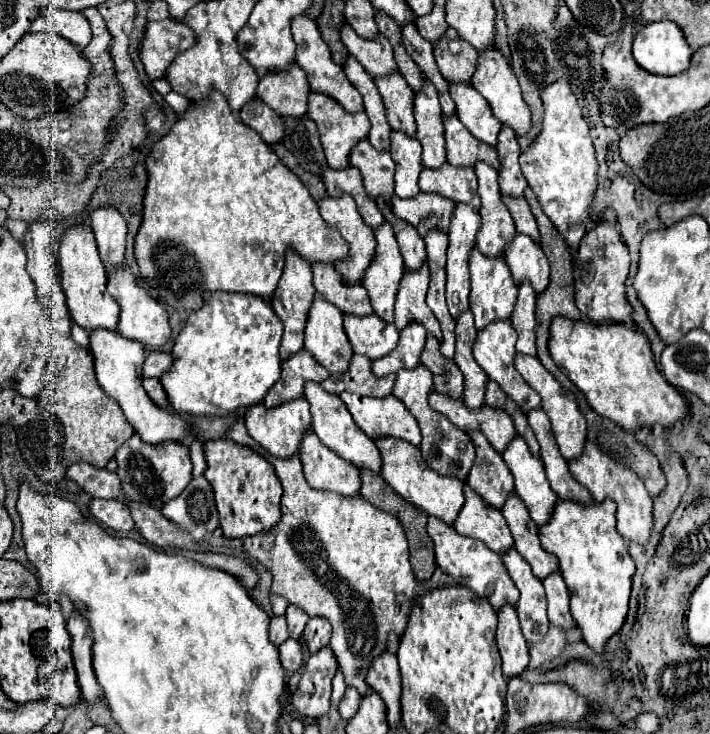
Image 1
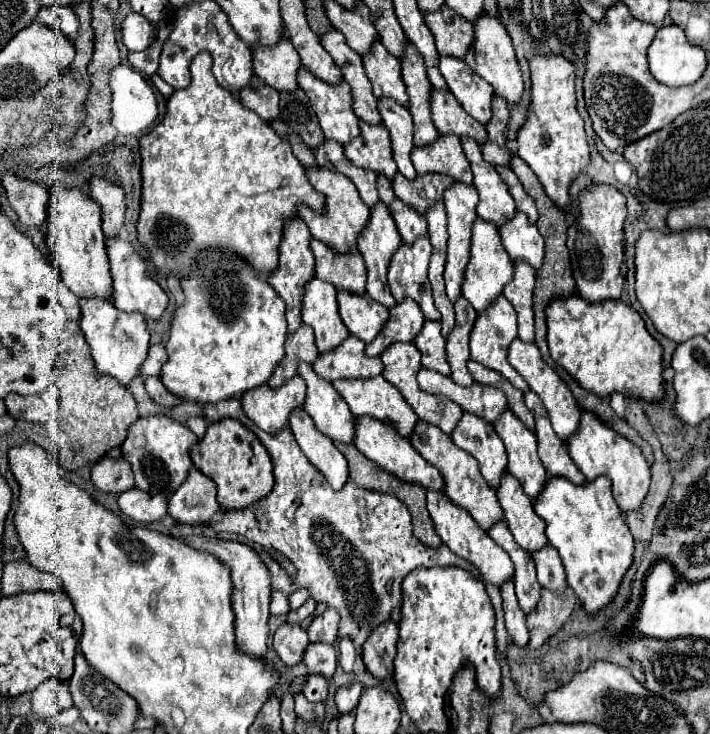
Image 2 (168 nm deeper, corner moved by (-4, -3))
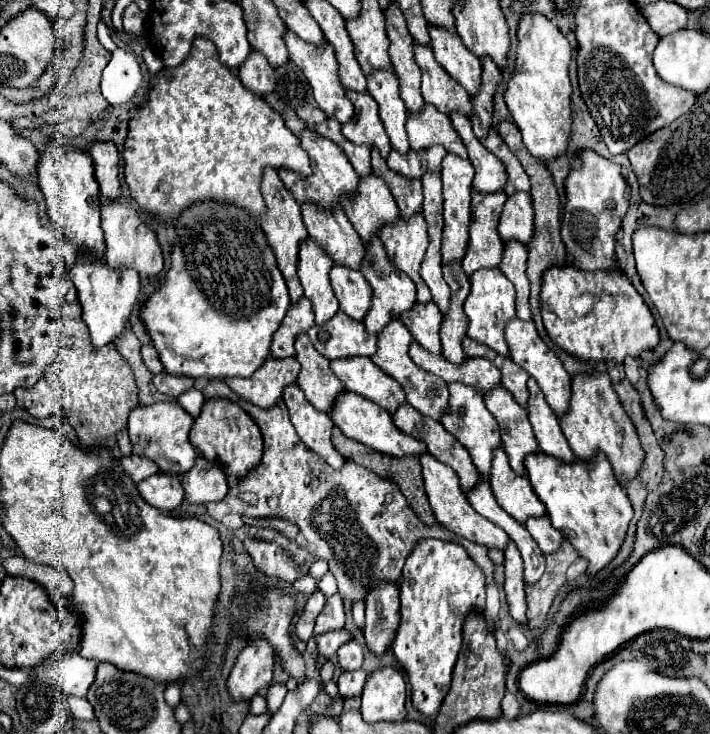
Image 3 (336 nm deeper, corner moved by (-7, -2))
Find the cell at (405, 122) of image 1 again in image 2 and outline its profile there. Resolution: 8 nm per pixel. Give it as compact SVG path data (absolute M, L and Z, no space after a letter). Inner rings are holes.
M375 41L371 51L361 55L365 73L373 85L373 95L375 97L393 97L397 99L403 107L407 107L407 91L405 83L401 79L401 63L397 57L393 57L385 47Z

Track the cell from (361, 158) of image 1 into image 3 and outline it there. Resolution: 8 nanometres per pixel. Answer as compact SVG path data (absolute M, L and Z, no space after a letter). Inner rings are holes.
M350 90L346 94L354 104L354 116L348 124L342 126L342 134L356 146L358 144L376 146L382 158L386 160L392 148L390 148L390 140L384 130L384 124L380 122L380 114L374 98L370 98L370 94L358 94Z

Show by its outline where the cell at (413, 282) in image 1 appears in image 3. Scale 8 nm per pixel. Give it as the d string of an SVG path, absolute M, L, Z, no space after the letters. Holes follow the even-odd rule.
M416 214L412 222L404 222L400 218L398 224L386 226L386 230L380 232L380 240L384 244L388 260L408 274L418 290L418 302L432 302L430 290L420 278L420 262L424 260L426 248L428 248L428 230L426 220L422 214Z

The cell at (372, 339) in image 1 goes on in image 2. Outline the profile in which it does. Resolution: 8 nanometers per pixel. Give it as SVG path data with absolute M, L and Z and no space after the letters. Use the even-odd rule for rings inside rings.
M339 289L337 303L339 303L339 315L349 333L365 343L369 343L377 335L377 331L381 331L385 319L389 317L387 307L373 301L367 293L355 295L345 289Z

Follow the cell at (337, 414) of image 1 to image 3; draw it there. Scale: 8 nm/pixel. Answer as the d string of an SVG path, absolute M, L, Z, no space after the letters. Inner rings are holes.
M306 334L296 340L296 360L302 364L298 378L300 390L306 394L306 400L320 412L330 414L334 402L344 392L342 382L332 374L330 360L318 354Z

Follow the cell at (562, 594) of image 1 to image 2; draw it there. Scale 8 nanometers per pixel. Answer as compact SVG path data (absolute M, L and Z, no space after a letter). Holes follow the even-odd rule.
M545 545L543 549L533 553L533 561L537 565L537 579L543 587L551 591L565 591L567 581L565 581L565 569L559 559L559 553L553 545Z

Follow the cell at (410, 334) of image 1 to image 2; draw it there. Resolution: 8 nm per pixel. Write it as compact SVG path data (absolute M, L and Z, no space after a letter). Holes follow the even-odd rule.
M403 299L401 303L393 305L389 309L389 319L385 323L385 327L377 333L377 337L365 345L365 353L369 357L381 355L381 351L385 347L389 347L389 343L395 341L409 341L413 343L413 335L417 335L417 331L421 329L423 323L423 315L417 303L413 303L413 299Z

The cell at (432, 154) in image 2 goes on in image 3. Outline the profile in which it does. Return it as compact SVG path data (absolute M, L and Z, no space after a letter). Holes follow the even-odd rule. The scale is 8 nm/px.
M424 106L420 116L408 116L408 140L410 140L410 148L416 150L426 150L432 146L444 146L448 154L456 154L460 158L468 158L466 148L460 140L460 136L456 134L452 120L442 114L440 110L436 110L434 106Z

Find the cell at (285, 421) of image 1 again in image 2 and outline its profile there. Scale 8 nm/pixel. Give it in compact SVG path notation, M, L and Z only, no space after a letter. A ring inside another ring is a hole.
M299 375L277 389L265 383L253 391L245 391L245 395L241 397L241 405L247 417L269 433L281 431L281 427L289 423L289 413L301 407L303 401L305 381Z

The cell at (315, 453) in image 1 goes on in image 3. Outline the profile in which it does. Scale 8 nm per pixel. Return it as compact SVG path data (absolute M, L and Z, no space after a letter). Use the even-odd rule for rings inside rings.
M294 384L284 390L284 402L290 412L290 420L296 428L296 434L300 440L318 456L326 460L328 466L340 468L344 466L344 456L336 452L336 448L330 442L330 432L334 428L334 422L328 414L318 412L312 404L306 402L304 392Z

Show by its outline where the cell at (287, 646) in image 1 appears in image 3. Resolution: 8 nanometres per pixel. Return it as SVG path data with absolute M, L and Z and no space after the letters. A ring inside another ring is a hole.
M354 640L346 642L336 652L336 658L338 658L338 666L342 670L358 670L362 666L362 648Z

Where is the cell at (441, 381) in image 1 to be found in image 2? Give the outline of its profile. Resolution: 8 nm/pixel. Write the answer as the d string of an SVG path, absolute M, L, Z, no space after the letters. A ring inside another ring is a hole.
M425 319L419 335L415 337L415 345L421 351L421 365L443 375L451 375L449 363L445 359L445 339L441 335L441 321Z

